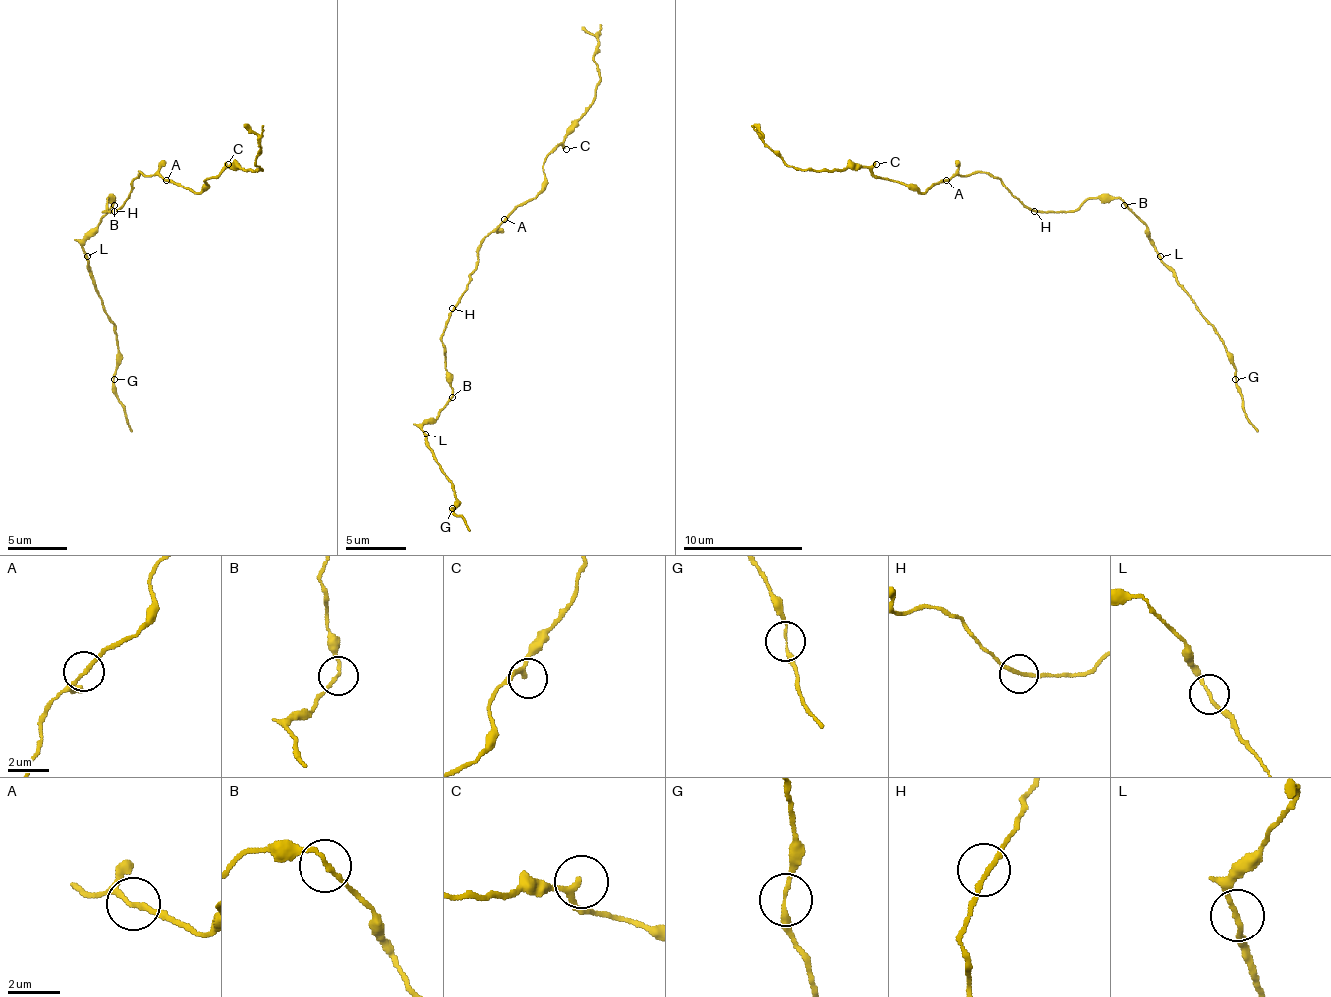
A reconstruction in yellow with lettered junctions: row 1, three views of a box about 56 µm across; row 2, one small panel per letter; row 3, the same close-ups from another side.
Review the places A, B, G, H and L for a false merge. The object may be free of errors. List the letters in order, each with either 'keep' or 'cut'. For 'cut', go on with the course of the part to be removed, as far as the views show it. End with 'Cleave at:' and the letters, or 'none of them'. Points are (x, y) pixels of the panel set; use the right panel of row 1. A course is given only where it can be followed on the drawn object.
A: keep
B: keep
G: keep
H: keep
L: keep
Cleave at: none of them

